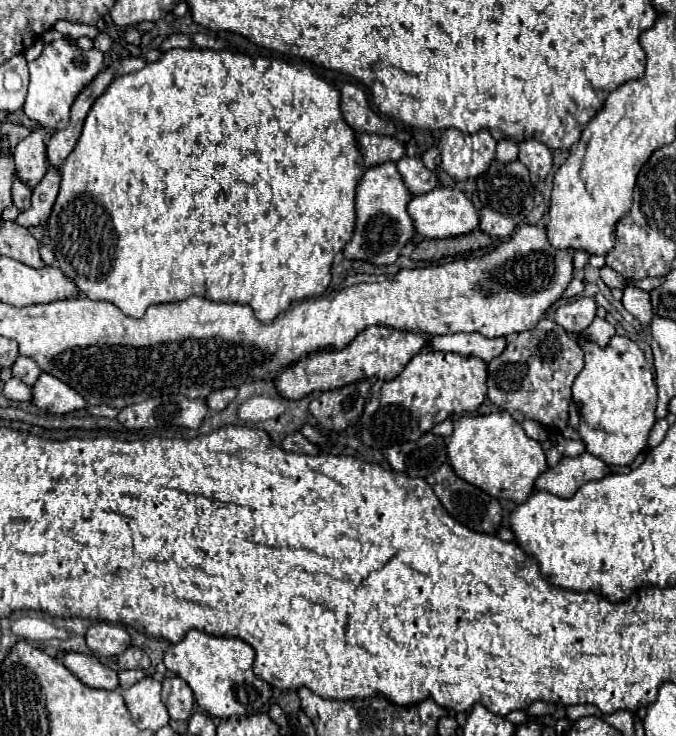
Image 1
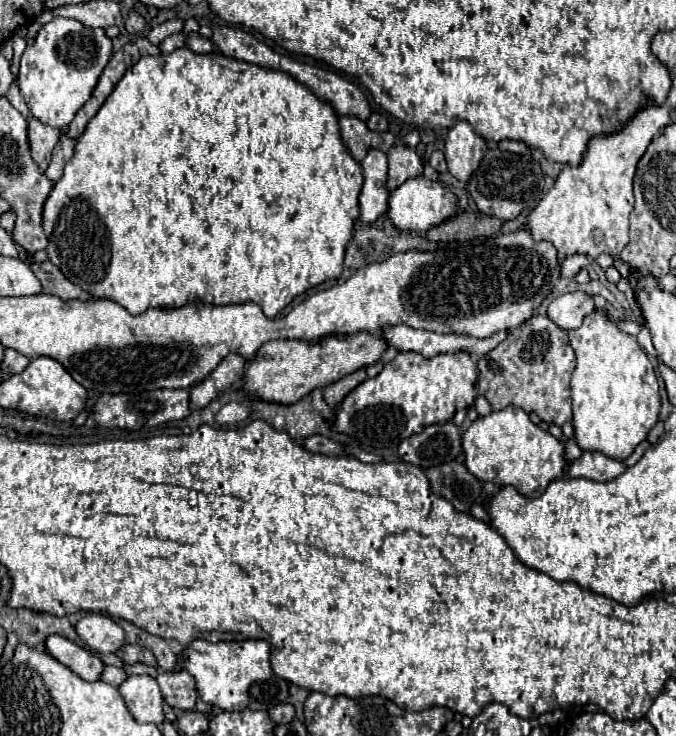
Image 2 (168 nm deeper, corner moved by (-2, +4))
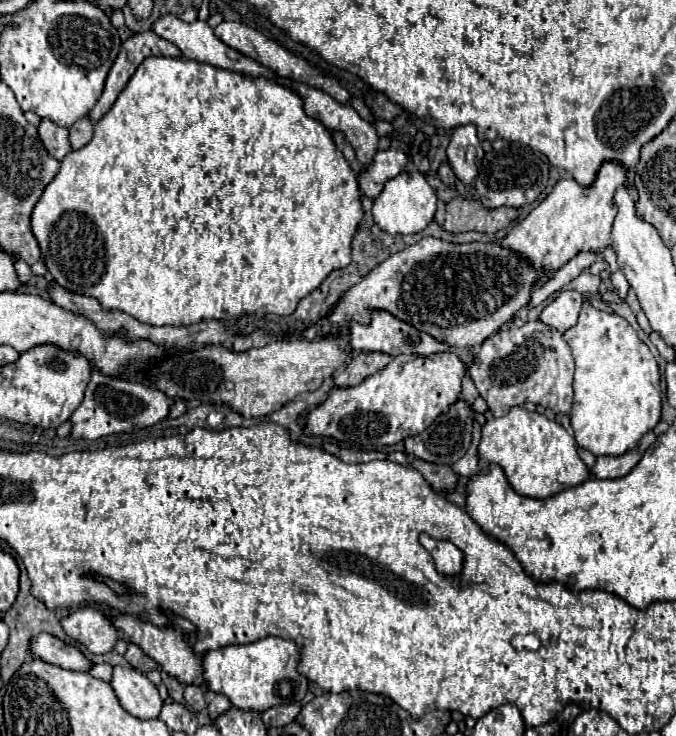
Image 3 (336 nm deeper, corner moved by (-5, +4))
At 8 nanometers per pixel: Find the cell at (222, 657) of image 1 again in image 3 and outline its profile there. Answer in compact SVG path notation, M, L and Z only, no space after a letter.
M268 636L244 646L224 646L210 650L202 658L206 686L226 696L238 710L264 712L278 704L300 702L308 692L308 680L296 672L298 648L292 640Z

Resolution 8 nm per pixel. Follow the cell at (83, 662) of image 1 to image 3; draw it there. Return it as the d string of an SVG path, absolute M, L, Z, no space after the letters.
M40 634L34 642L32 642L32 654L44 662L56 664L60 668L66 670L74 670L74 672L90 672L92 662L72 644L66 644L62 640L58 640L52 634Z

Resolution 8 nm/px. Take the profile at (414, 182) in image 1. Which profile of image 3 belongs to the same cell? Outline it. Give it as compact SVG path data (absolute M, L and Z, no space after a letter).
M394 148L378 150L376 162L372 162L368 170L358 174L360 190L370 198L378 198L384 190L384 184L392 180L394 176L398 176L408 162L410 162L410 156L402 150L394 150Z

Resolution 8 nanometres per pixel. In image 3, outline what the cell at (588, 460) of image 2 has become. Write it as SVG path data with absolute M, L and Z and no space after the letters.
M638 448L622 454L622 456L598 456L596 458L596 464L592 466L592 476L594 478L620 478L624 474L628 474L636 462L640 460L640 454L638 454Z

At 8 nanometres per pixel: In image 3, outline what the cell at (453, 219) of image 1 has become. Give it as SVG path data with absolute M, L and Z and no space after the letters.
M402 172L388 186L384 186L382 194L374 200L372 214L374 222L390 234L416 234L422 232L434 218L438 204L438 196L434 188L426 182L426 178L420 172Z

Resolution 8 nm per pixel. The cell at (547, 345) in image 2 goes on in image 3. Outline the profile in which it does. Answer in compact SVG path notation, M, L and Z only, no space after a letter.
M540 320L526 322L522 328L510 328L506 332L492 334L478 348L468 374L494 416L504 416L512 406L522 406L524 402L550 408L556 414L570 412L574 394L574 358L570 346L562 338L562 332L546 326Z

